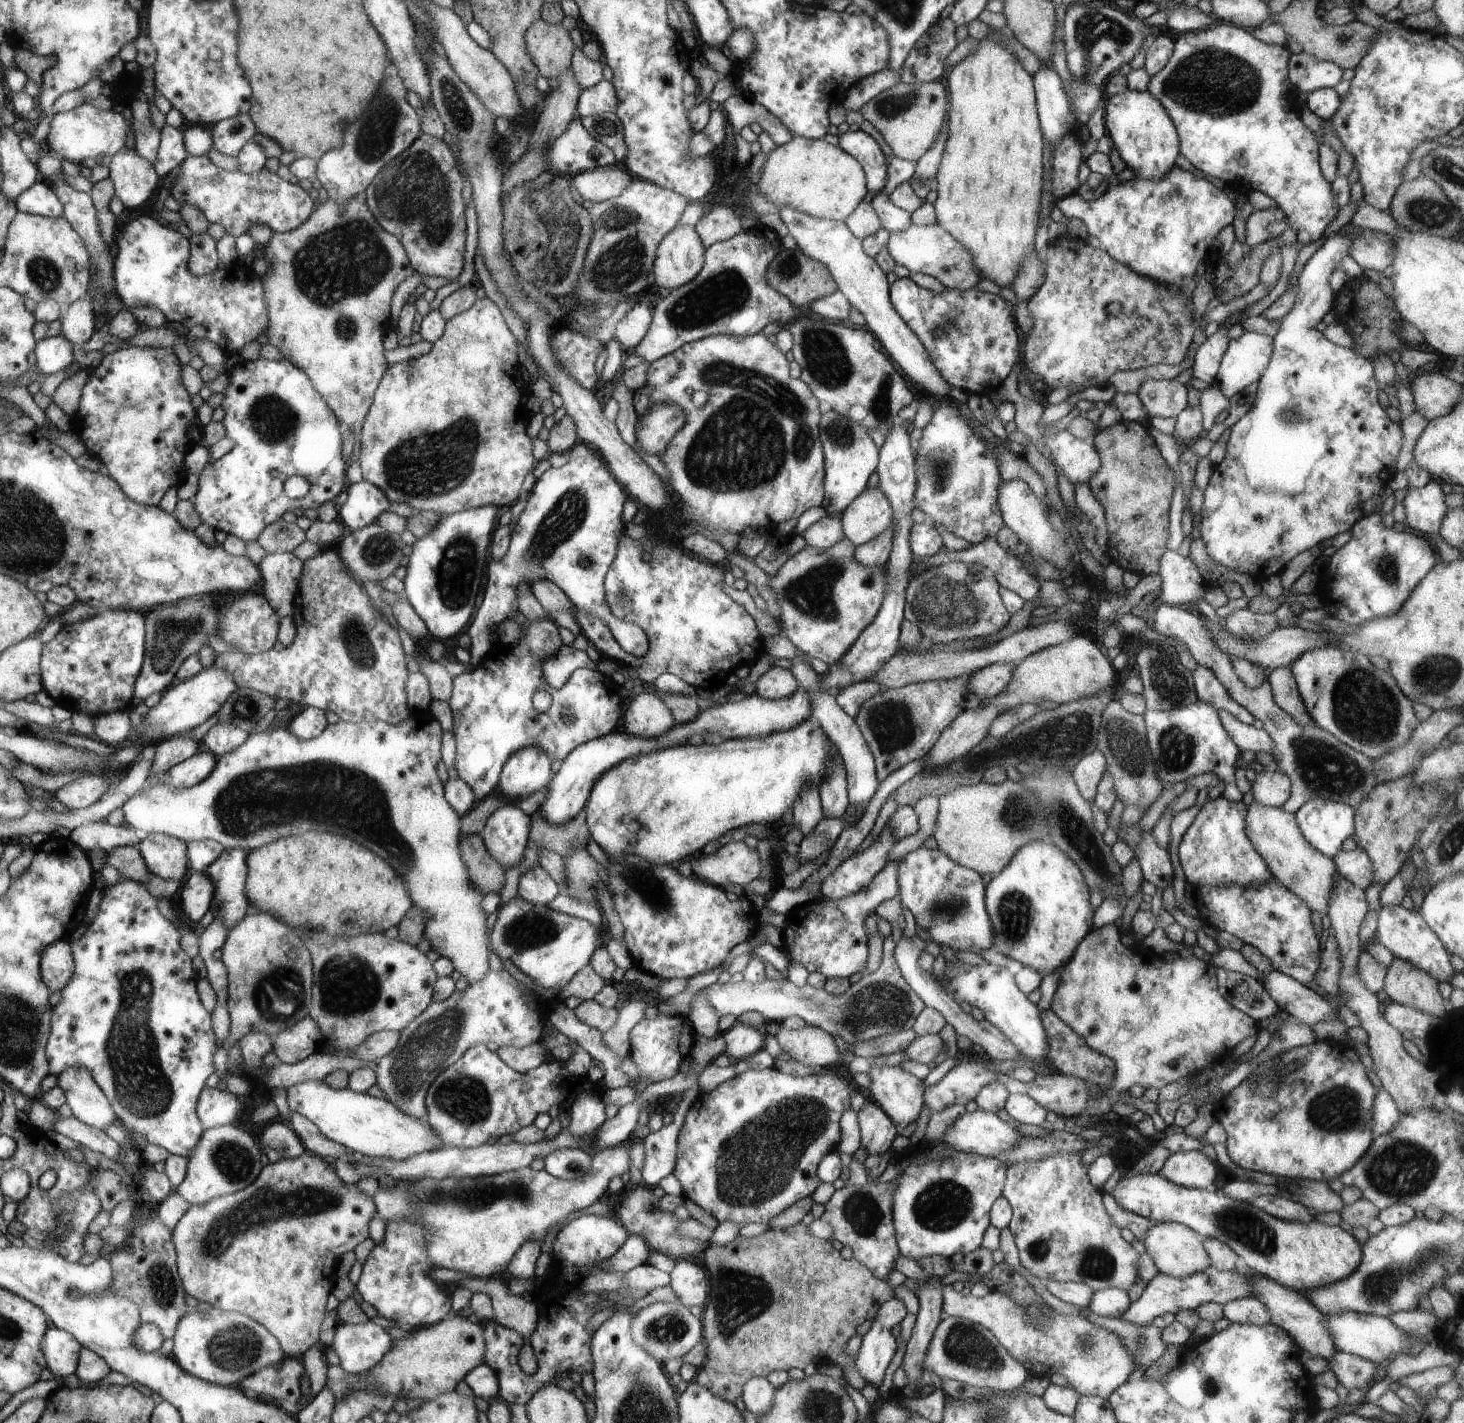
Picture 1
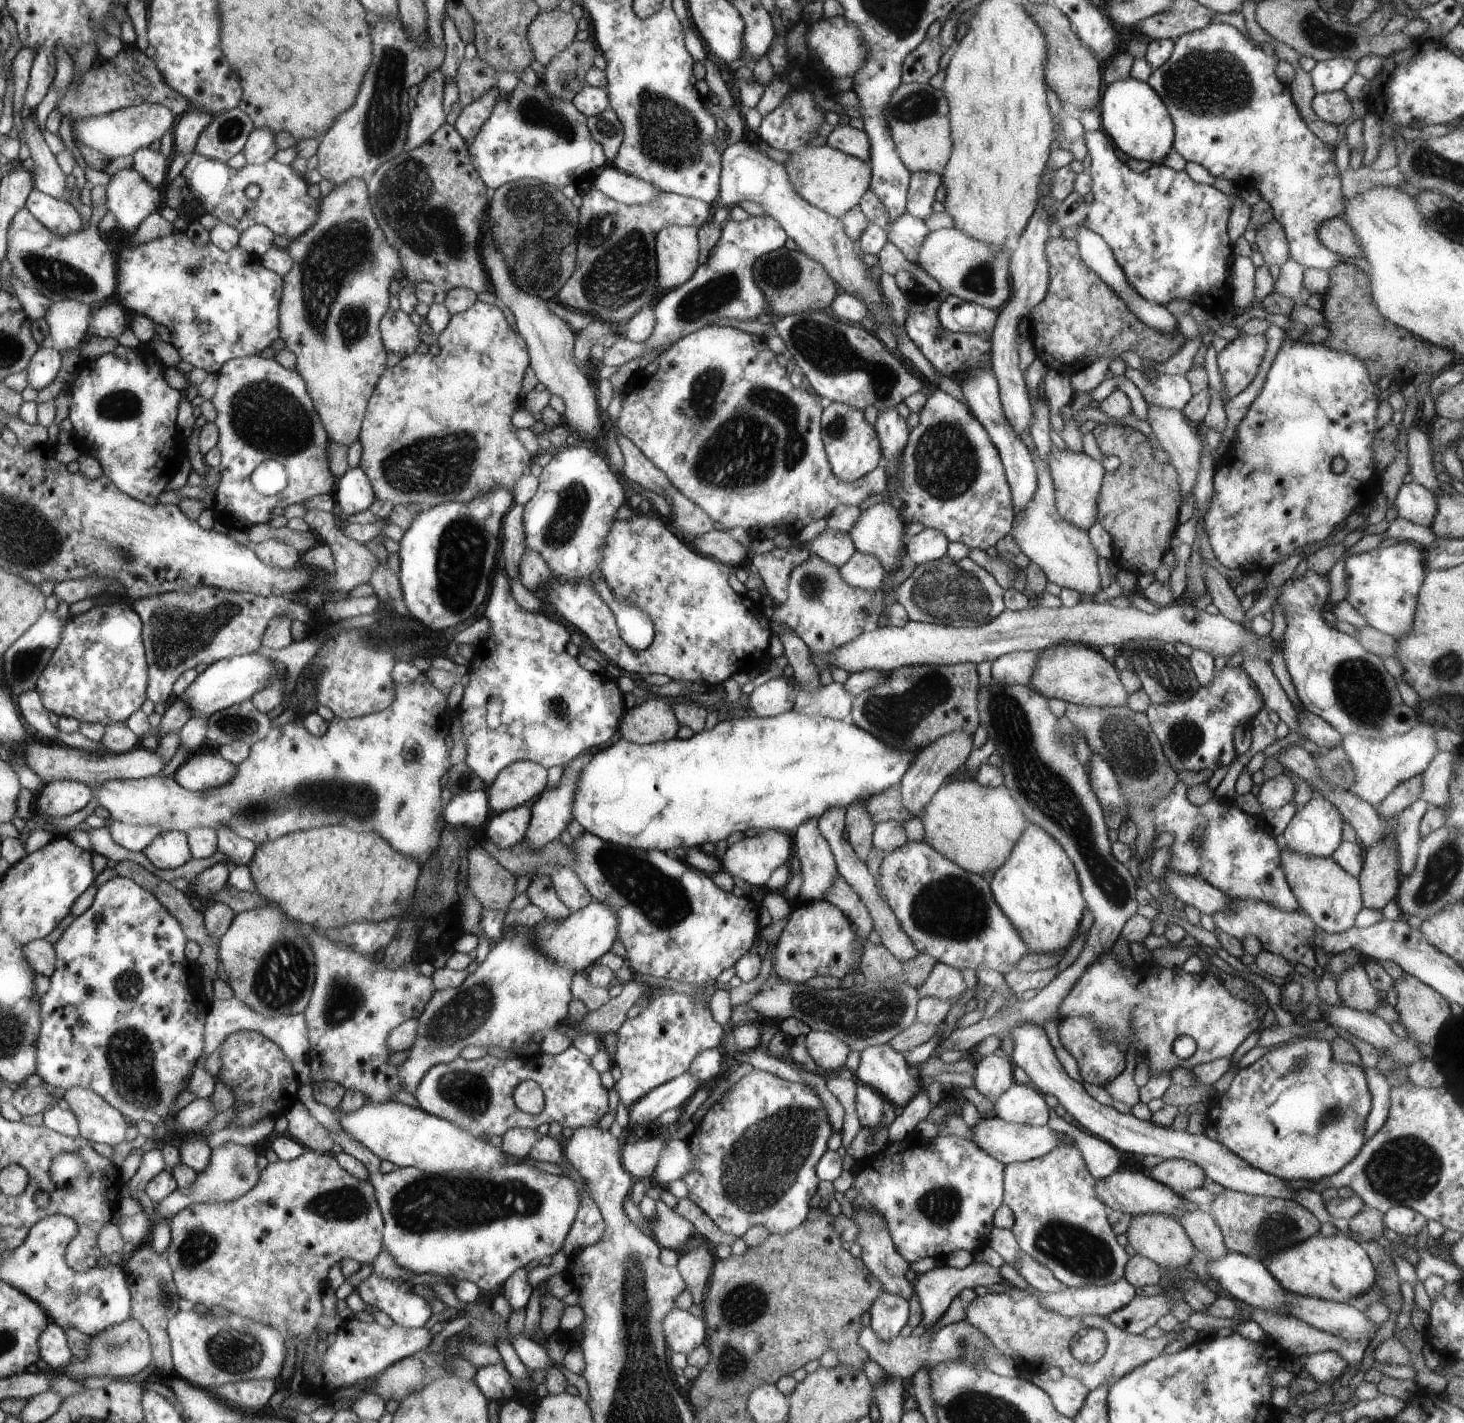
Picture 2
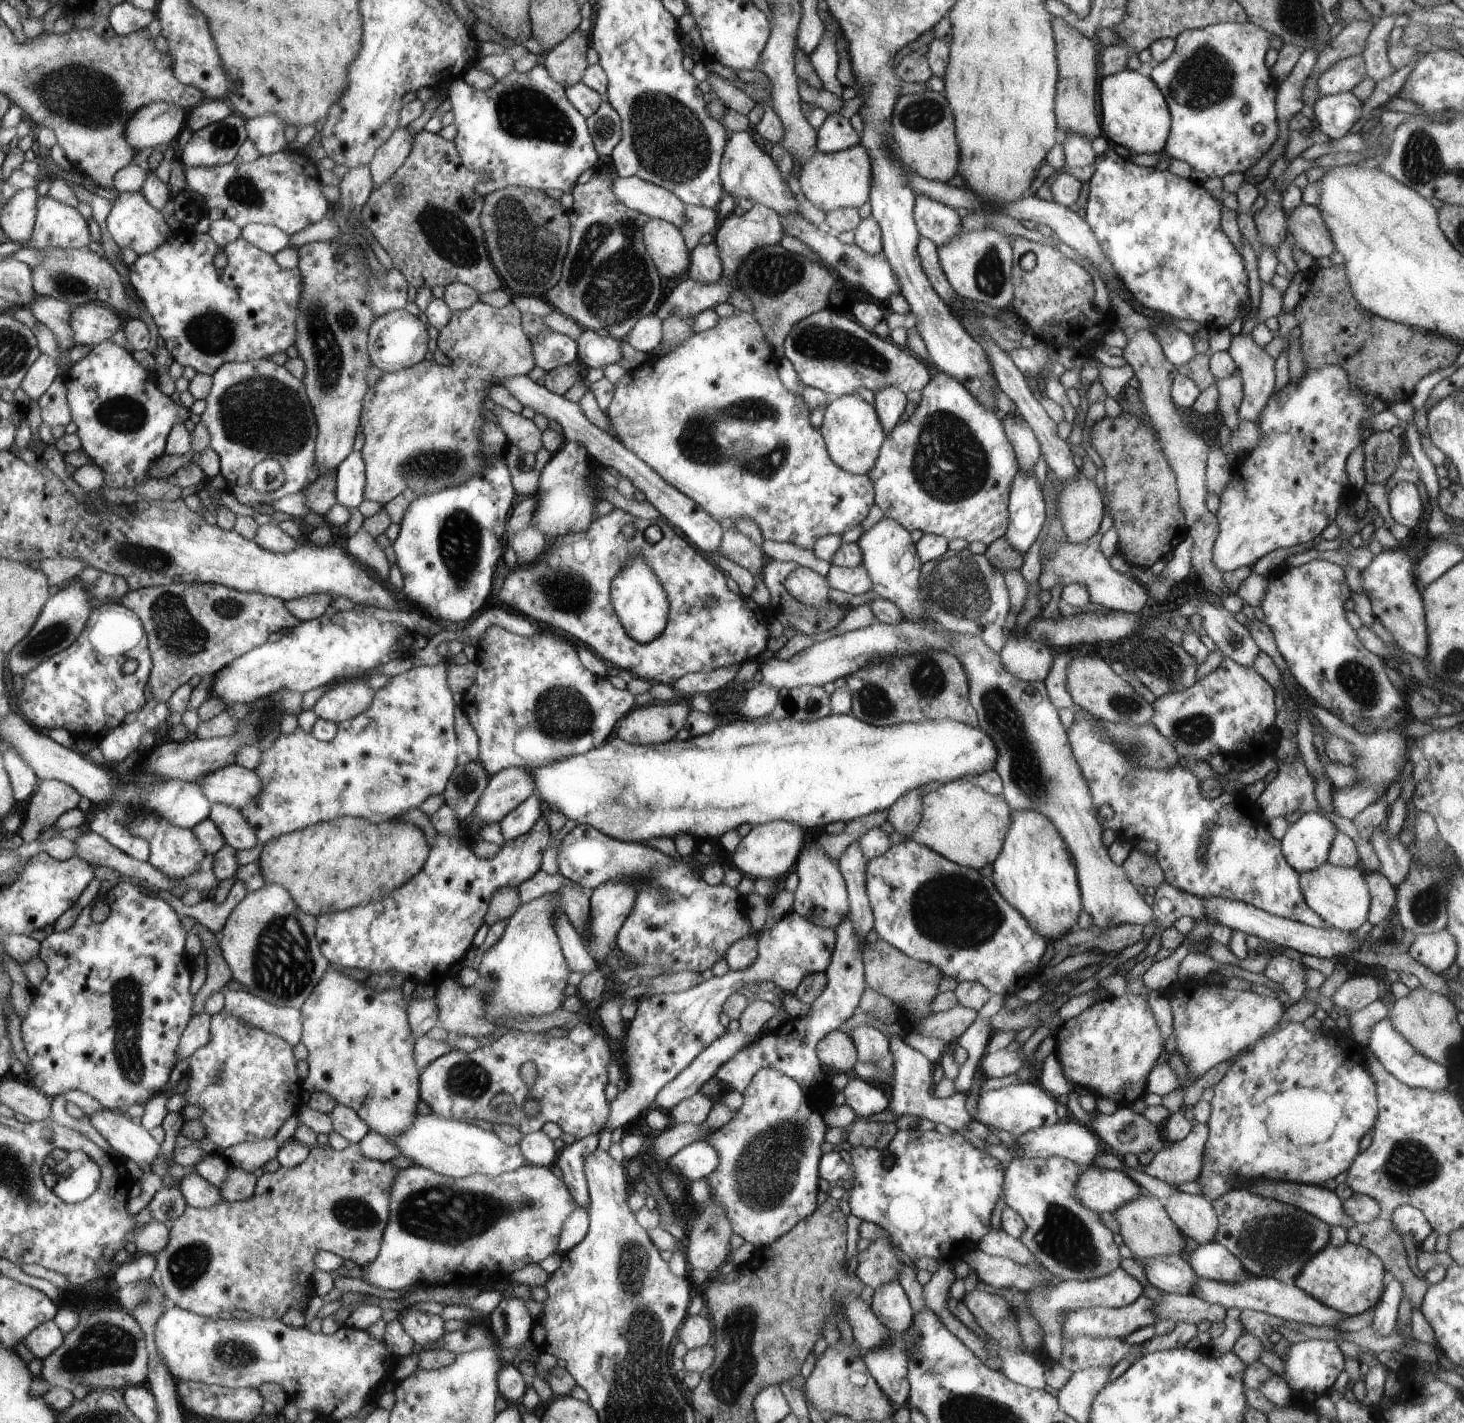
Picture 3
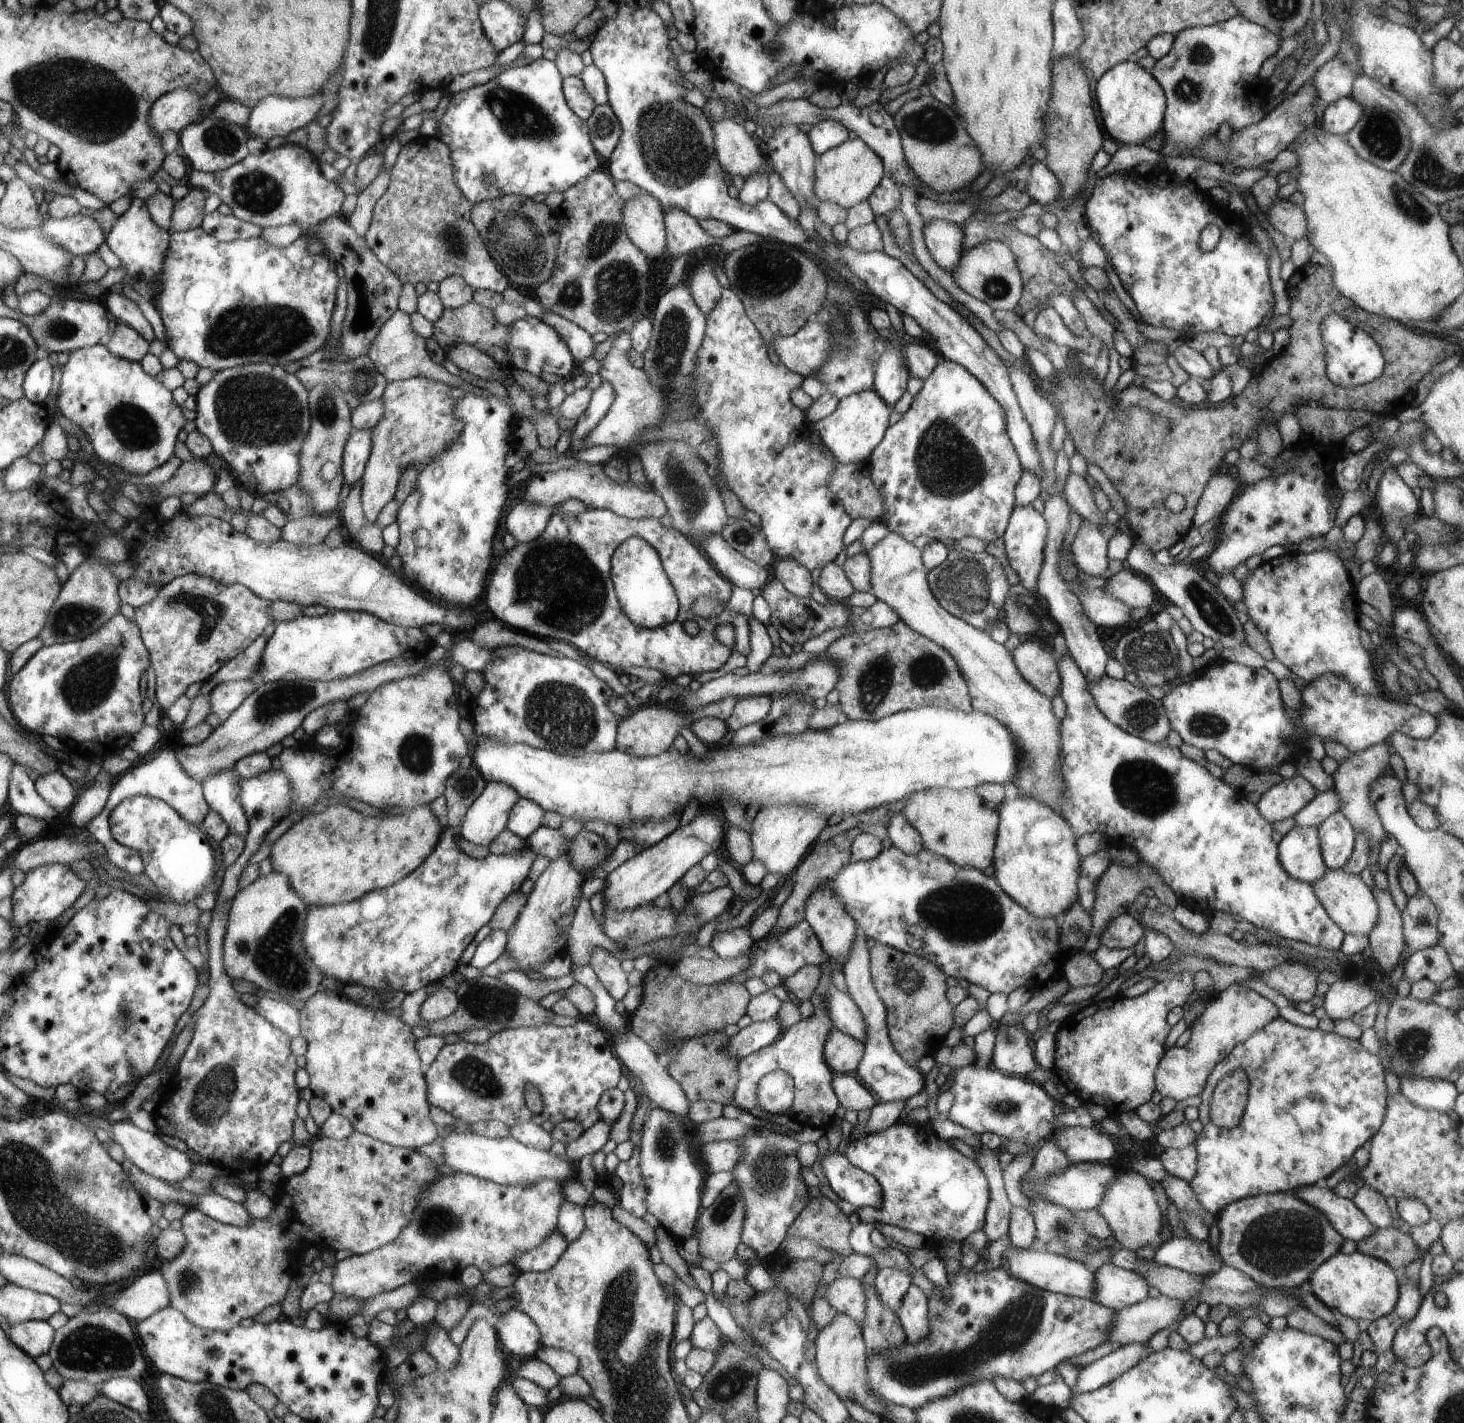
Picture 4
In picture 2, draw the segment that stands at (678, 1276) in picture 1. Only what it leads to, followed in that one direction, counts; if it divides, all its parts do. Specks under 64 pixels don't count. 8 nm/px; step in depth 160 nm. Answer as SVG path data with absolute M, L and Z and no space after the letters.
M700 1244L689 1254L684 1254L675 1266L682 1278L685 1279L686 1290L692 1294L692 1300L696 1306L703 1304L708 1276L712 1276L713 1267L716 1264L712 1254L708 1252L709 1249L707 1246L704 1248L704 1246L706 1245Z

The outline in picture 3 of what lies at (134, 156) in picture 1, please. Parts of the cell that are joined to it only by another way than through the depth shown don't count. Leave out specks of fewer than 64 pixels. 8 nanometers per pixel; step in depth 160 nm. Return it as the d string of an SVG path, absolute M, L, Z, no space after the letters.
M141 192L120 193L106 218L106 226L120 250L131 249L138 256L158 250L158 246L162 246L168 234L171 234L164 213L150 206L149 200Z

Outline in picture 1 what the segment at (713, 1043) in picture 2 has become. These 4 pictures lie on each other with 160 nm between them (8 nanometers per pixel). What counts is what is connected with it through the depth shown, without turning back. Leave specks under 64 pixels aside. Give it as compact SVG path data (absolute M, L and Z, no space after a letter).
M660 1013L654 1020L642 1018L630 1030L629 1056L636 1064L638 1076L636 1079L632 1078L627 1086L630 1086L630 1088L635 1087L640 1082L642 1076L650 1078L652 1080L650 1084L674 1078L680 1071L682 1064L691 1057L697 1034L688 1018L679 1015L666 1016Z

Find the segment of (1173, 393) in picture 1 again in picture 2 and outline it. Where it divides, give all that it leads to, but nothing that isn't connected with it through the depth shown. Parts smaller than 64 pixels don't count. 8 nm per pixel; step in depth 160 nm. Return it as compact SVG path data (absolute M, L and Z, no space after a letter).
M1128 365L1124 375L1136 385L1144 400L1154 406L1182 411L1190 398L1194 396L1185 376L1160 373L1156 378L1148 380L1146 374L1142 374L1141 371L1134 370Z

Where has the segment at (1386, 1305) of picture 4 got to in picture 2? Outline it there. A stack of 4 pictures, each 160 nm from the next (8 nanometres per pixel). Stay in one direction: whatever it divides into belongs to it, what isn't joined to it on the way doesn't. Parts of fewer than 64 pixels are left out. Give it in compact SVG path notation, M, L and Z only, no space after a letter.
M1340 1232L1327 1238L1320 1233L1314 1234L1312 1238L1292 1246L1289 1251L1270 1252L1268 1260L1264 1258L1262 1263L1284 1291L1340 1303L1354 1302L1356 1296L1368 1292L1377 1276L1365 1247Z

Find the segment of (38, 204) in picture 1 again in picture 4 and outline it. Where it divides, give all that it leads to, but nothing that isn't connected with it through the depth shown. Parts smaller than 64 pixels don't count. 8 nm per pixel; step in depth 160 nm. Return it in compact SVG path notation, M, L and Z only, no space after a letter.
M49 213L41 217L44 222L40 230L52 242L64 246L68 252L75 256L86 256L97 252L102 243L105 242L104 230L99 222L92 218L76 214L72 218L56 220Z

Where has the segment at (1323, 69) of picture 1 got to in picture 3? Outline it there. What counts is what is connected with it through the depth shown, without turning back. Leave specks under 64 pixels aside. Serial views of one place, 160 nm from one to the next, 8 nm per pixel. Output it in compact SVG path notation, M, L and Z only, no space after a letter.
M1355 55L1336 62L1330 70L1320 74L1318 93L1322 97L1350 92L1366 78L1366 64L1363 55Z

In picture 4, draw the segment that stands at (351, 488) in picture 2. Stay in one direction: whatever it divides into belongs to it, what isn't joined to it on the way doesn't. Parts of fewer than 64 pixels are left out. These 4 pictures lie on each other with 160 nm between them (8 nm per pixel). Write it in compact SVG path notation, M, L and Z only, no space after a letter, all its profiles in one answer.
M356 430L350 432L349 442L346 442L344 470L346 484L352 487L365 473L369 463L370 454L373 452L372 430Z

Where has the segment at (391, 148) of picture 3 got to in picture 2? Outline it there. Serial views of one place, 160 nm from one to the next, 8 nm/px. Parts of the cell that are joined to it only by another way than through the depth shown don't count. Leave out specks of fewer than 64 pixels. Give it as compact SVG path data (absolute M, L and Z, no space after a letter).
M434 70L430 72L430 76L419 85L420 93L416 96L416 108L414 108L412 118L410 118L409 130L406 130L406 144L404 144L404 152L410 152L418 146L422 146L442 124L446 122L446 112L442 108L442 102L444 97L444 76L440 70Z

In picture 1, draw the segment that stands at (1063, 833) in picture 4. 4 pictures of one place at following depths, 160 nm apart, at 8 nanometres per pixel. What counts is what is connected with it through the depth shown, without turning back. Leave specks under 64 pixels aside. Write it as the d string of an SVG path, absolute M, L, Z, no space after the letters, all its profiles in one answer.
M1028 842L985 888L986 908L994 930L993 950L1040 974L1062 969L1092 930L1095 910L1090 906L1085 878L1080 868L1052 844Z

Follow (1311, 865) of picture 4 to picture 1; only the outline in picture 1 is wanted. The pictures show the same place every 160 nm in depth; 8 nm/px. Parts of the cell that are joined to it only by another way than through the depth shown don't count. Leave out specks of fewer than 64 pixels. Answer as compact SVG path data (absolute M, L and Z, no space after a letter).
M1310 798L1294 818L1304 840L1332 859L1343 842L1354 835L1356 827L1354 809L1322 798Z

